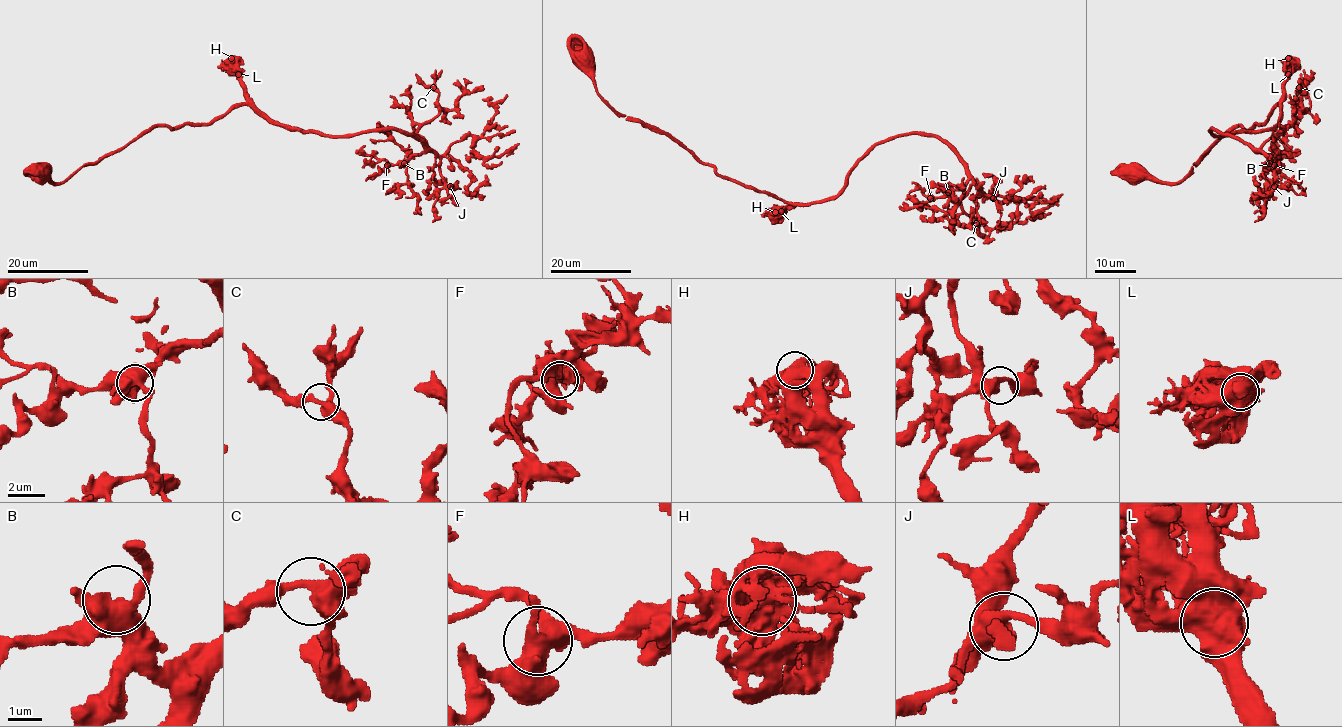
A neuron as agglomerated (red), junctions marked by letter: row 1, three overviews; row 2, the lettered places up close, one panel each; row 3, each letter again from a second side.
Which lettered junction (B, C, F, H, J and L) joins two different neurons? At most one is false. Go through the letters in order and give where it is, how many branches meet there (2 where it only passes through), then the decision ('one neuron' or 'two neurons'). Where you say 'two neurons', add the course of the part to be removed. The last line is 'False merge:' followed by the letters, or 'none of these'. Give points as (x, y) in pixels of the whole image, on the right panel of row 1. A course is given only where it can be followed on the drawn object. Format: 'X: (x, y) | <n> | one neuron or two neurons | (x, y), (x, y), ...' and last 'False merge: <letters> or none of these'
B: (1269, 163) | 4 | one neuron
C: (1299, 87) | 4 | one neuron
F: (1274, 165) | 4 | one neuron
H: (1288, 58) | 4 | one neuron
J: (1274, 186) | 4 | one neuron
L: (1288, 74) | 4 | one neuron
False merge: none of these

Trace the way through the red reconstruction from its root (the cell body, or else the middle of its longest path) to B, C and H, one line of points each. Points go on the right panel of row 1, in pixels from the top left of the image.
B: (1135, 171), (1179, 182), (1226, 132), (1262, 124), (1279, 105), (1271, 128), (1210, 130), (1274, 154), (1269, 163)
C: (1135, 171), (1179, 182), (1226, 132), (1279, 105), (1271, 128), (1210, 130), (1259, 149), (1294, 120), (1299, 87)
H: (1135, 171), (1141, 168), (1160, 181), (1179, 182), (1226, 132), (1262, 124), (1280, 101), (1288, 58)

